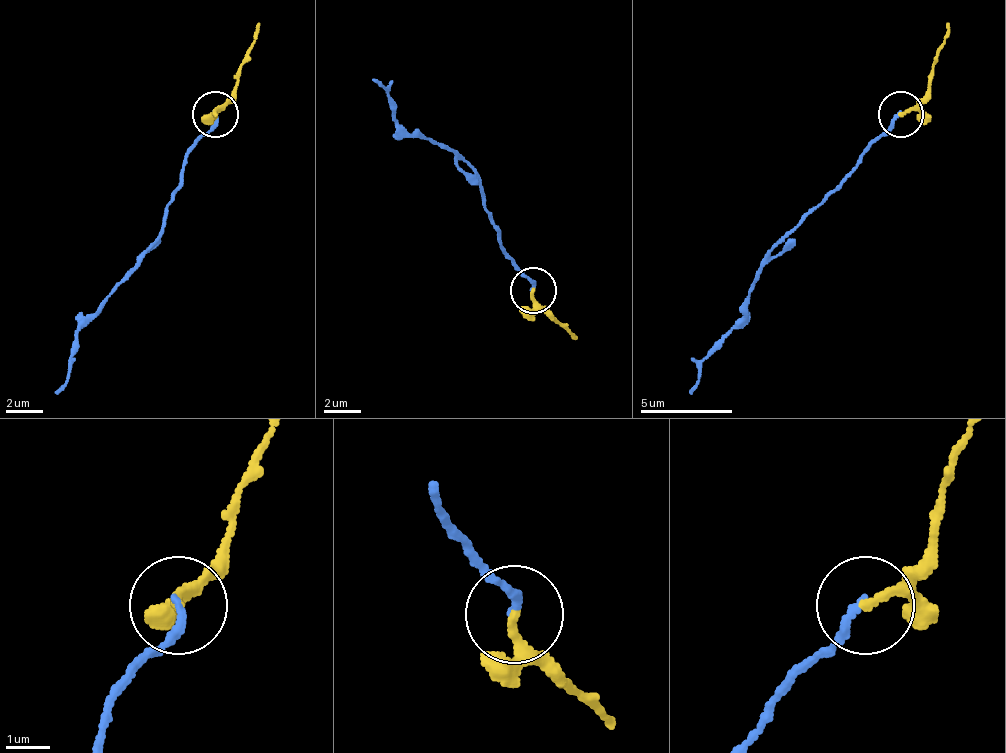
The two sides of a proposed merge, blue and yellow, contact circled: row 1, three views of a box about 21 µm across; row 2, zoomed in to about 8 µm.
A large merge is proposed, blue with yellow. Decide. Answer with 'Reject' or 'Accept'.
Accept

